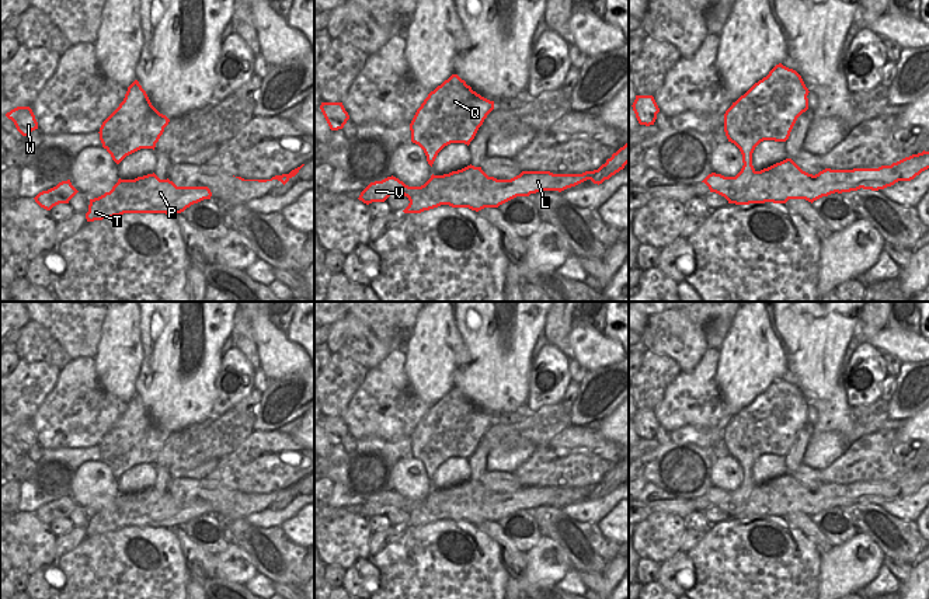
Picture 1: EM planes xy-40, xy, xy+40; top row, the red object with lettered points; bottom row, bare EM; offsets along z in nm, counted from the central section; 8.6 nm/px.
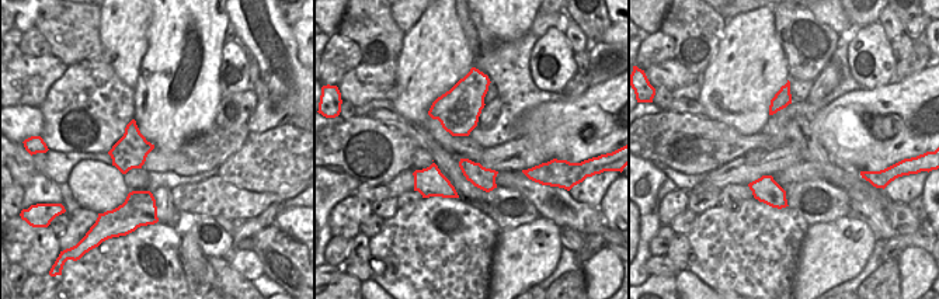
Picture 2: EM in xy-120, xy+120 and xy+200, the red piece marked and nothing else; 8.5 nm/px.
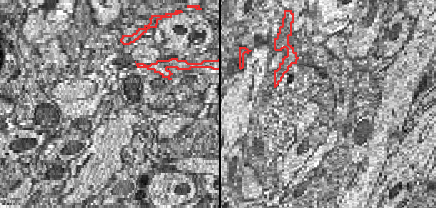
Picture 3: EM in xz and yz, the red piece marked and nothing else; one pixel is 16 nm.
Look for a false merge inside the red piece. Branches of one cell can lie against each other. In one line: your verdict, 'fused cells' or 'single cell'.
fused cells

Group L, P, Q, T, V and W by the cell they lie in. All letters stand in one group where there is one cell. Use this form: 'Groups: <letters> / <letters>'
Groups: L P Q T W / V.

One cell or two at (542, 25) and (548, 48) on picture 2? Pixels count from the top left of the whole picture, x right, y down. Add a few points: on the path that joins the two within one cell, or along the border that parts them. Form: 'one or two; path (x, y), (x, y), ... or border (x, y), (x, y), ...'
two; border (563, 31), (549, 28), (539, 38)

